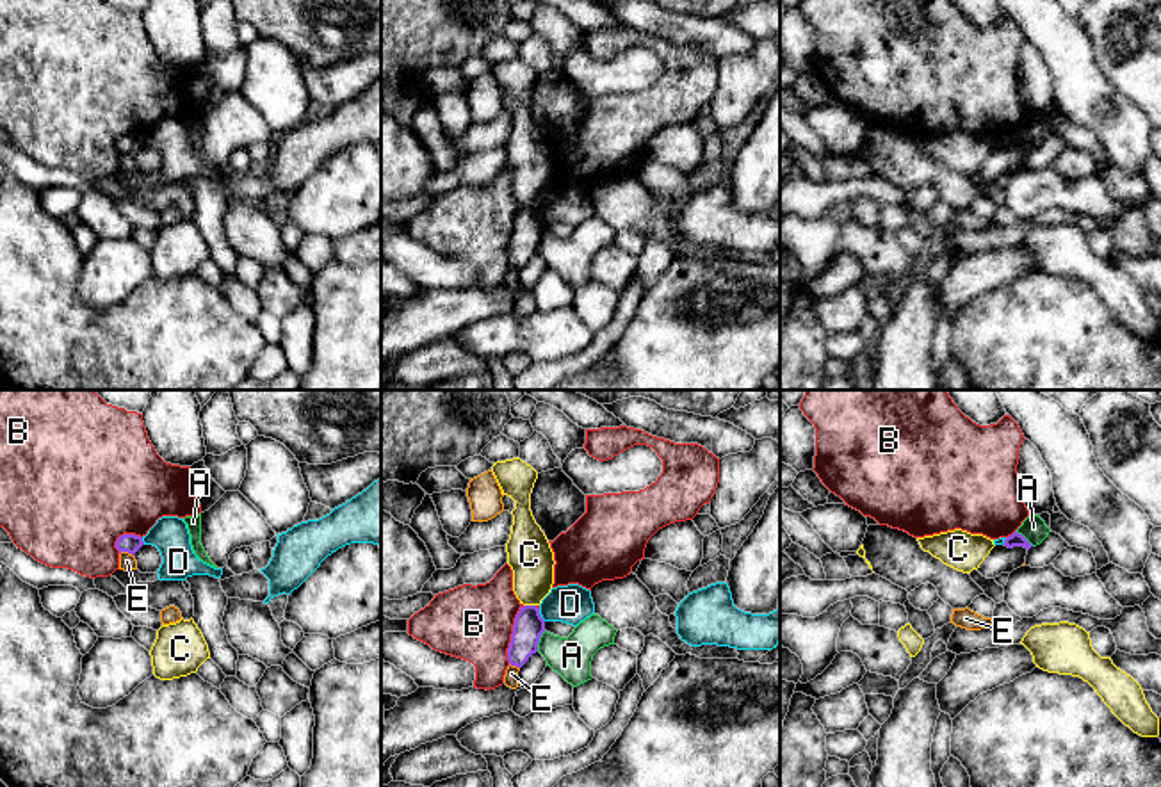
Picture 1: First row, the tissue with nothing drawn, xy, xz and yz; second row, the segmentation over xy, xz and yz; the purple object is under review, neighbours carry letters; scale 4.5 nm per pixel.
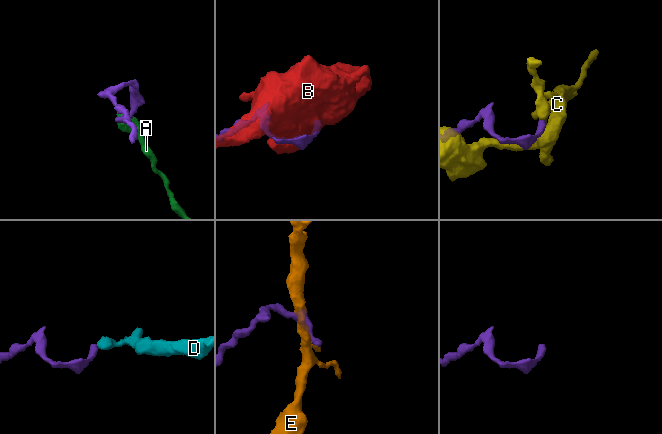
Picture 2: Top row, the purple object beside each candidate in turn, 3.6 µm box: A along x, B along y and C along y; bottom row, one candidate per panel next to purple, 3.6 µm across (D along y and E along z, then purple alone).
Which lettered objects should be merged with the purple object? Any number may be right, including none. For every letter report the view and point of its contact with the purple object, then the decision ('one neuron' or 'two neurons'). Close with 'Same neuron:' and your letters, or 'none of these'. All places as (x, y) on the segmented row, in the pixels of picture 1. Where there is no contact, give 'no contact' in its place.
A: xz (538, 641) | two neurons
B: xz (511, 634) | two neurons
C: xz (529, 606) | two neurons
D: xz (540, 615) | two neurons
E: xy (127, 551) | two neurons
Same neuron: none of these

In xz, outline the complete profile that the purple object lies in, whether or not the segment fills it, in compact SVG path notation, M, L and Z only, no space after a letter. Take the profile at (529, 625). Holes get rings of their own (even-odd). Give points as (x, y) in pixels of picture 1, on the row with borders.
M536 605L520 607L507 648L509 664L522 668L529 657L538 652L538 643L543 632L545 620L541 618L540 609Z

